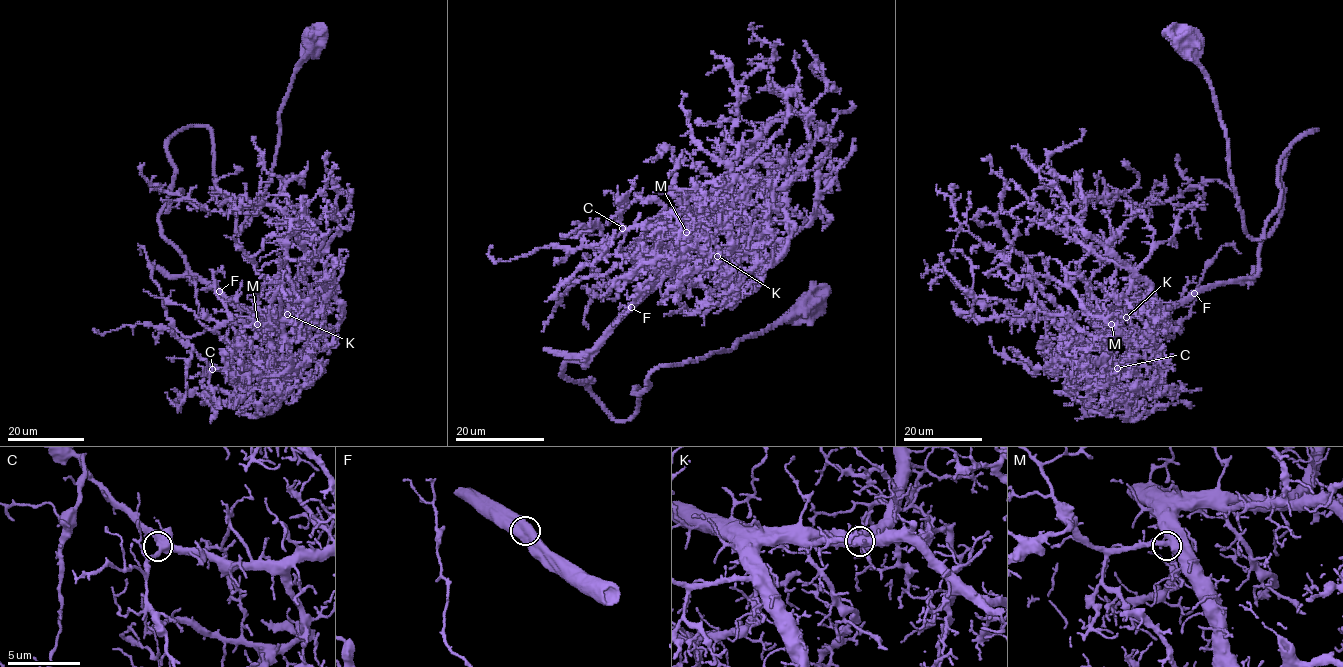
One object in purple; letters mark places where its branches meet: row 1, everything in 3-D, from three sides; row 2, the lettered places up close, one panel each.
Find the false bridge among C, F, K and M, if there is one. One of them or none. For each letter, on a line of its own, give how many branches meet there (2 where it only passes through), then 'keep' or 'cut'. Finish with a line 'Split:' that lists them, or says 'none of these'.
C: 3 branches meet; keep
F: 2 branches meet; keep
K: 3 branches meet; keep
M: 2 branches meet; keep
Split: none of these

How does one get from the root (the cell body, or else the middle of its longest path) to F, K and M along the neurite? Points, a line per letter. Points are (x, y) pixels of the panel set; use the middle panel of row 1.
F: (808, 301), (731, 348), (660, 365), (614, 419), (591, 379), (561, 368), (584, 366), (630, 307)
K: (808, 301), (731, 348), (660, 365), (627, 419), (591, 379), (560, 375), (688, 254), (717, 256)
M: (808, 301), (731, 348), (660, 365), (614, 419), (591, 379), (561, 368), (584, 366), (686, 232)

